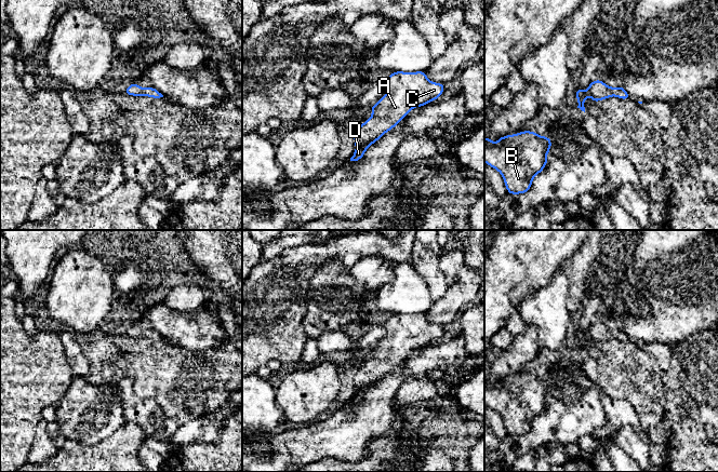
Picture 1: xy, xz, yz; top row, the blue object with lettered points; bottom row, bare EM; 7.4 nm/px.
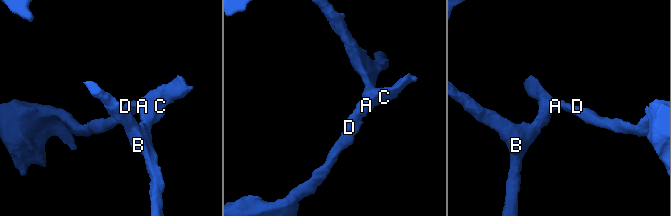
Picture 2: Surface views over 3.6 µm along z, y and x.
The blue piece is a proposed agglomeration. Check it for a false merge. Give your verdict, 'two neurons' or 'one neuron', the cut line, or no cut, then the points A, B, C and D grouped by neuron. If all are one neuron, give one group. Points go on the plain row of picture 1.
one neuron; cut none; groups A B C D

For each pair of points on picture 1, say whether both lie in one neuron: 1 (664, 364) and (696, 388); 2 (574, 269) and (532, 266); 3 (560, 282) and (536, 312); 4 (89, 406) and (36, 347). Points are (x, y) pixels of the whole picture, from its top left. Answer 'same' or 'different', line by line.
1: different
2: different
3: same
4: different

